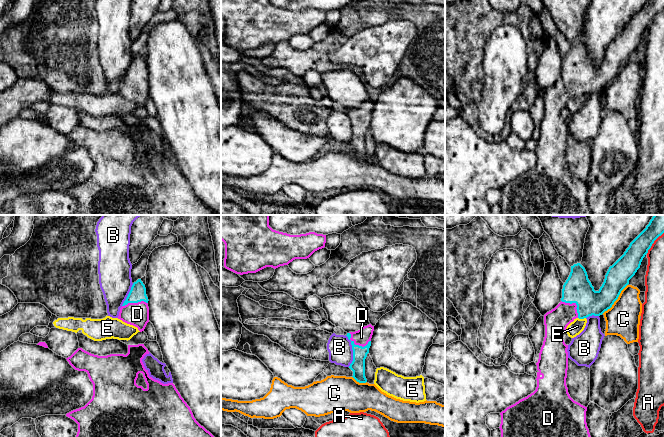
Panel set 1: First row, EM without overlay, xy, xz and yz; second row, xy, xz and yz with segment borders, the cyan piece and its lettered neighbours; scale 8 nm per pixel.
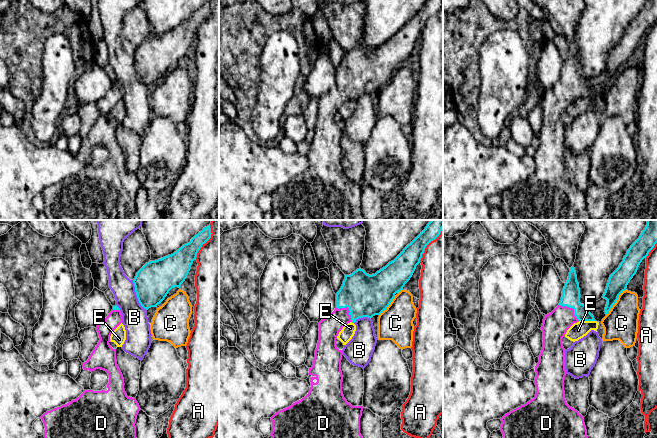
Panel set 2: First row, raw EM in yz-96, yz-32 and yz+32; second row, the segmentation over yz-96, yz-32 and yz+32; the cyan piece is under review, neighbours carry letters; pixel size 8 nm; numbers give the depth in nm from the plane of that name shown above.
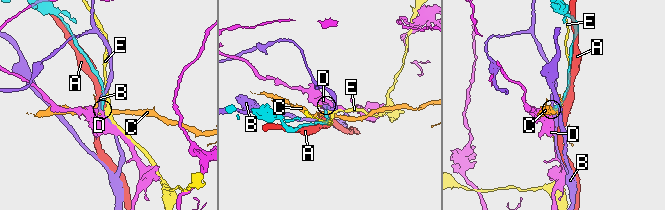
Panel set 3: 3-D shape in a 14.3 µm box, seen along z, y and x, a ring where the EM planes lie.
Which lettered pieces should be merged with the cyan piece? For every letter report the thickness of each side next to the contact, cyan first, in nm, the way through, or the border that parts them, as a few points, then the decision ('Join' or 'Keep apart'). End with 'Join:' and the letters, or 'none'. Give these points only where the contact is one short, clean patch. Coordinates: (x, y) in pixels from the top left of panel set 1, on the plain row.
A: Thickness 170 nm (cyan) against 140 nm. Keep apart
B: Thickness 110 nm (cyan) against 190 nm. Boundary: xz (345, 111), (350, 117), (352, 126), (352, 138), (349, 142). Keep apart
C: Thickness 220 nm (cyan) against 280 nm. Boundary: yz (627, 60), (614, 79), (602, 89). Keep apart
D: Thickness 110 nm (cyan) against 130 nm. Path across: xz (360, 129), (357, 121), (361, 117), (361, 113). Join
E: Thickness 220 nm (cyan) against 110 nm. Keep apart
Join: D

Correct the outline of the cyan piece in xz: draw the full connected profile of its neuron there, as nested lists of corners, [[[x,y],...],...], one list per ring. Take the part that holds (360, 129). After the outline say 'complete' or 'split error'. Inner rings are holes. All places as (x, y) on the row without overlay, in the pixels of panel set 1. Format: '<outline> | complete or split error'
[[[369,100],[358,107],[349,108],[346,111],[351,117],[353,126],[353,137],[349,144],[353,147],[352,153],[359,159],[367,158],[365,153],[365,135],[369,129],[373,107],[374,102]]] | split error

